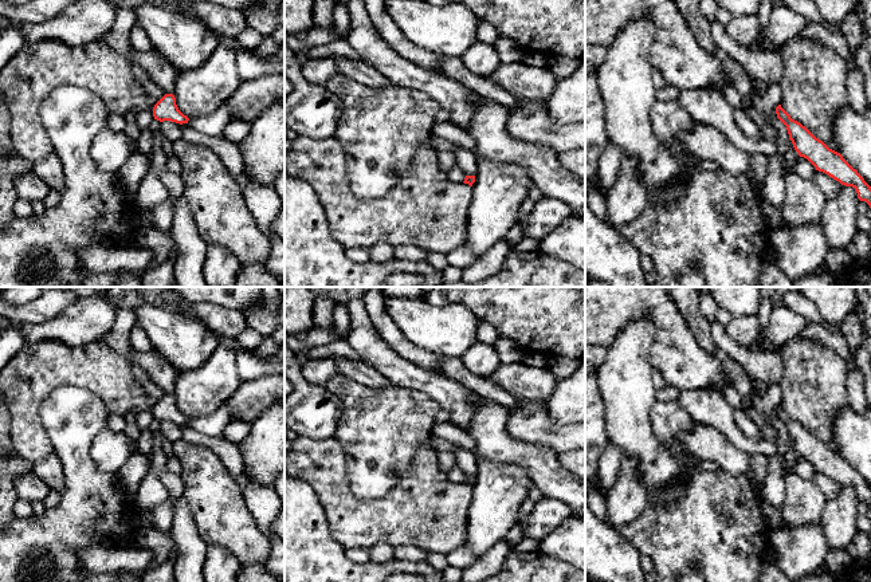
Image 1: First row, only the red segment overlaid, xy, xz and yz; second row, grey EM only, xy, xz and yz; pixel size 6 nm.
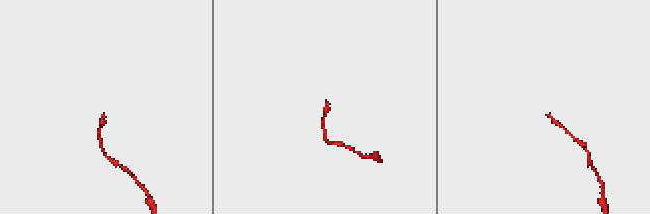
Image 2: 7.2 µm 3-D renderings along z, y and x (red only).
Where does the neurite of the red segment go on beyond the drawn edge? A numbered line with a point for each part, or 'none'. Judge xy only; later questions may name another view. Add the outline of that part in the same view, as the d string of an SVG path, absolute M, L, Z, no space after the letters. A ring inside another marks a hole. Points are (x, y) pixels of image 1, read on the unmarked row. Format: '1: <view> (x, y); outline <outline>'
none

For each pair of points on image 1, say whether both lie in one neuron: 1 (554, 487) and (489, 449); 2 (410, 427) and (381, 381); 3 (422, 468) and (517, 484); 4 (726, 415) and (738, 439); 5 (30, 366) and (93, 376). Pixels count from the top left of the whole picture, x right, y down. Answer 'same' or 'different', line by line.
1: same
2: different
3: different
4: same
5: same

